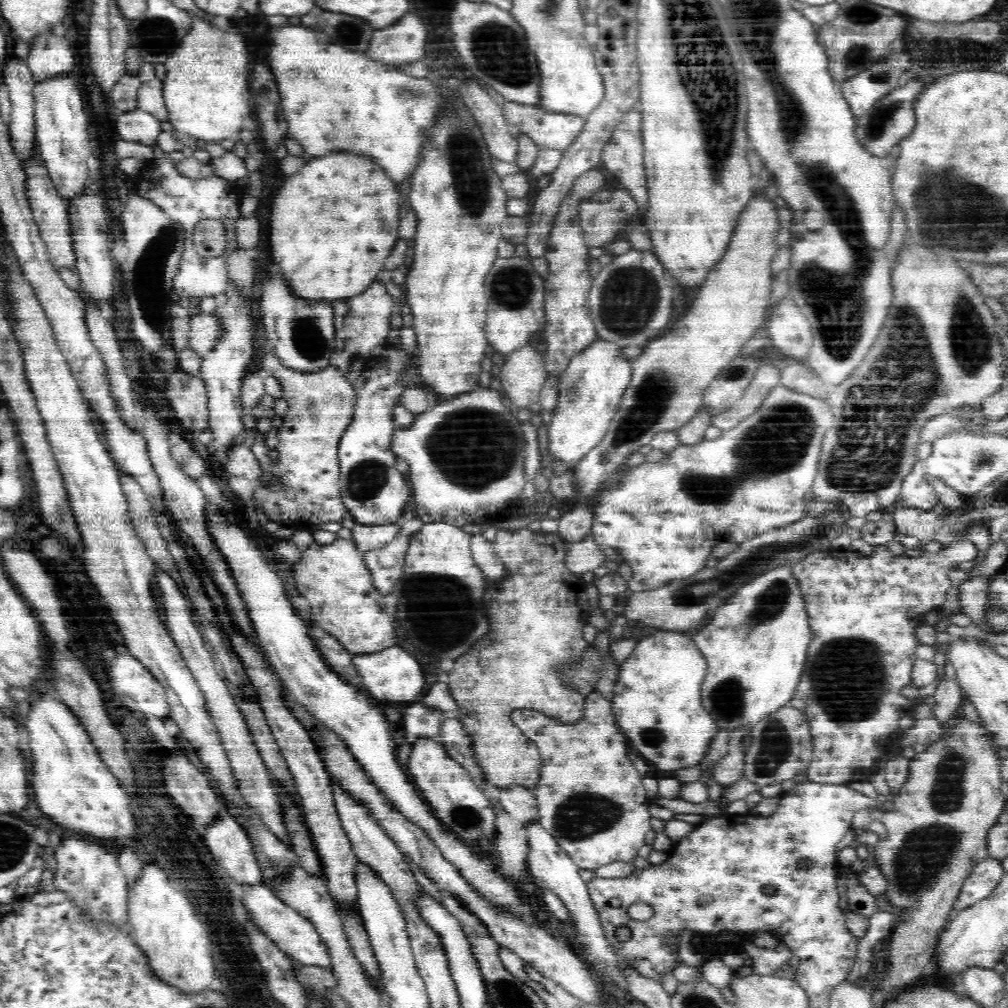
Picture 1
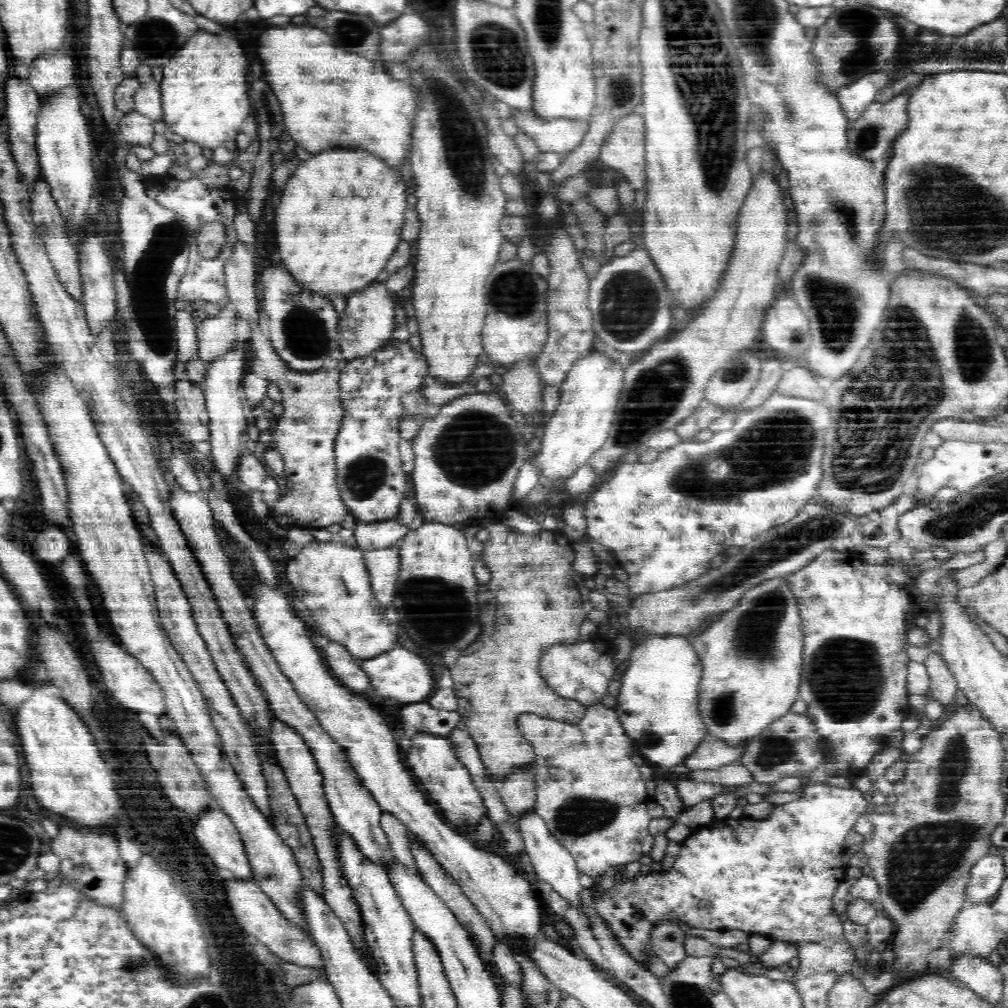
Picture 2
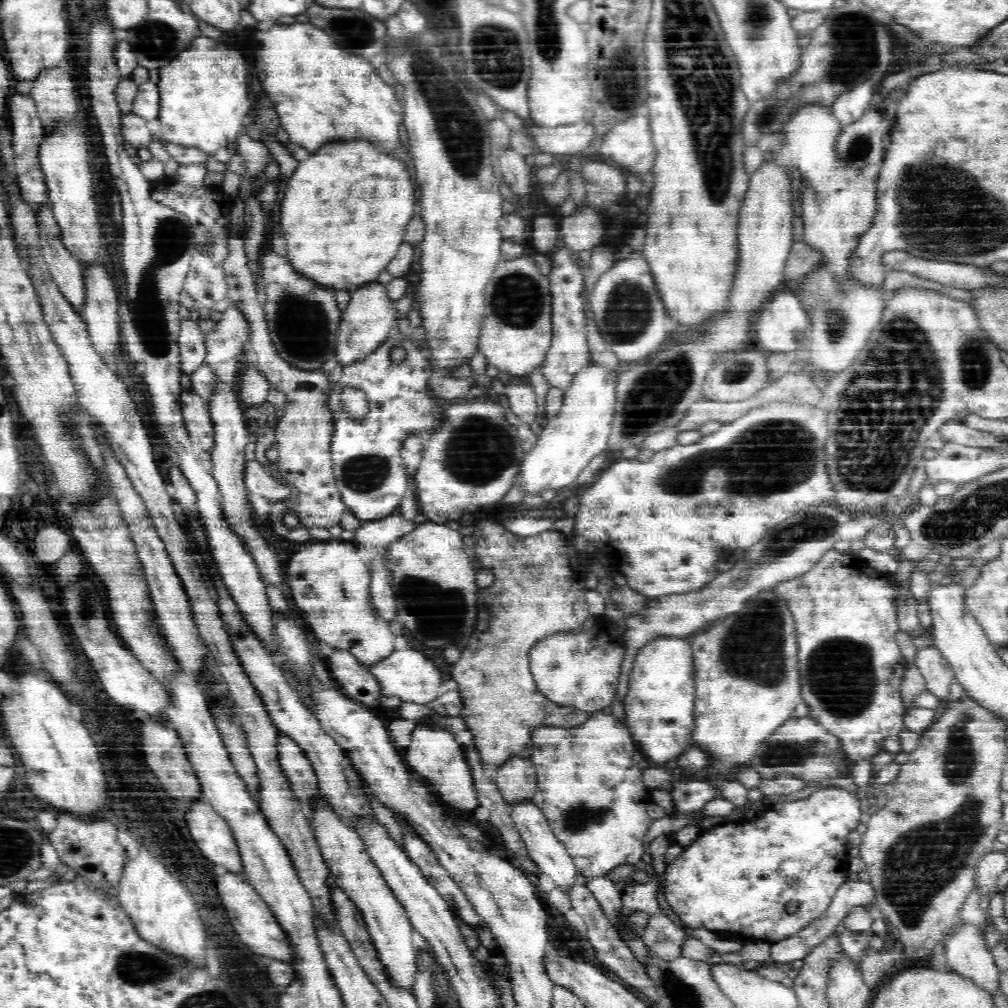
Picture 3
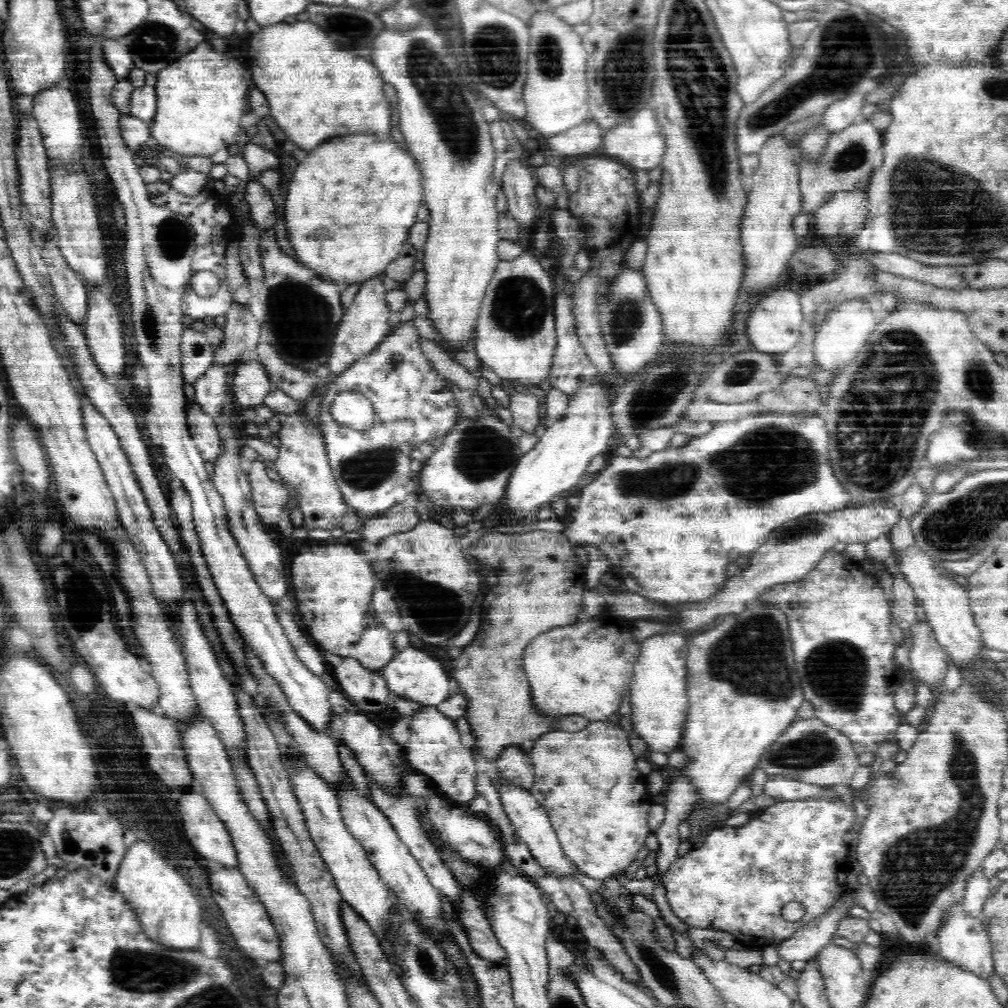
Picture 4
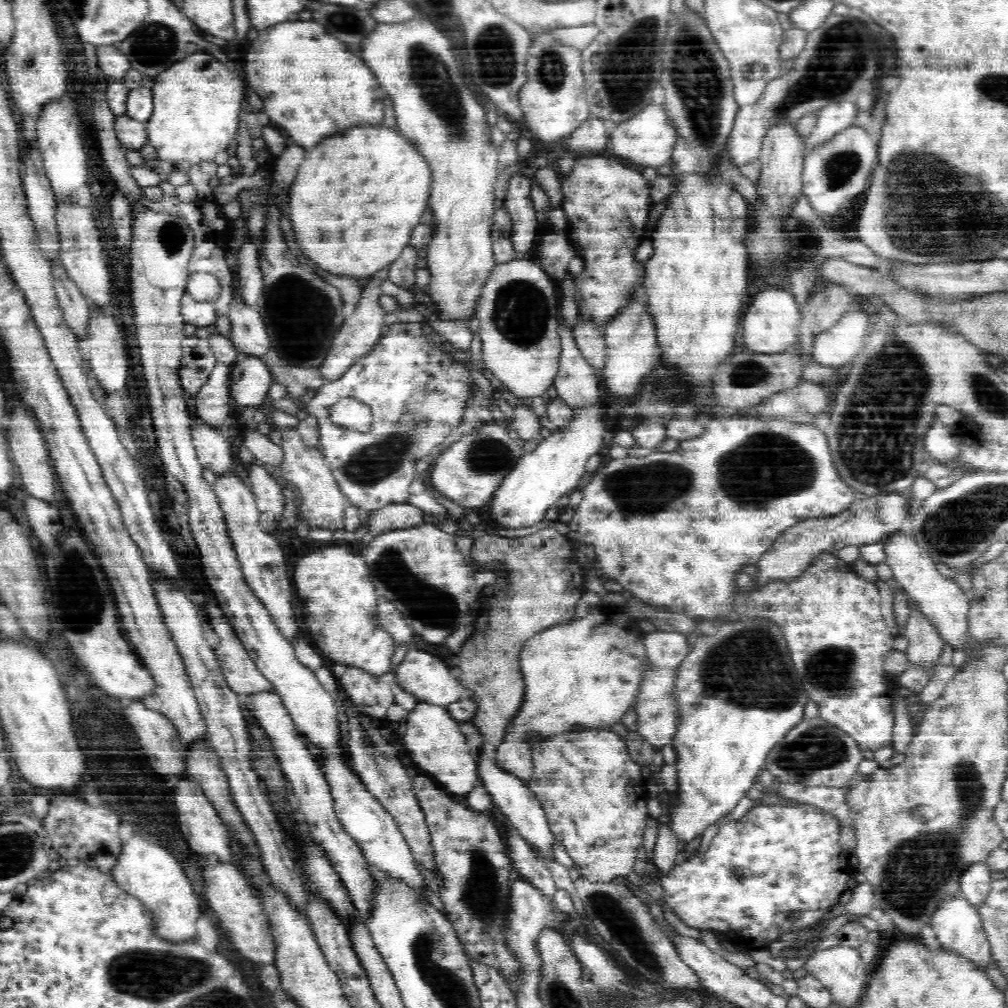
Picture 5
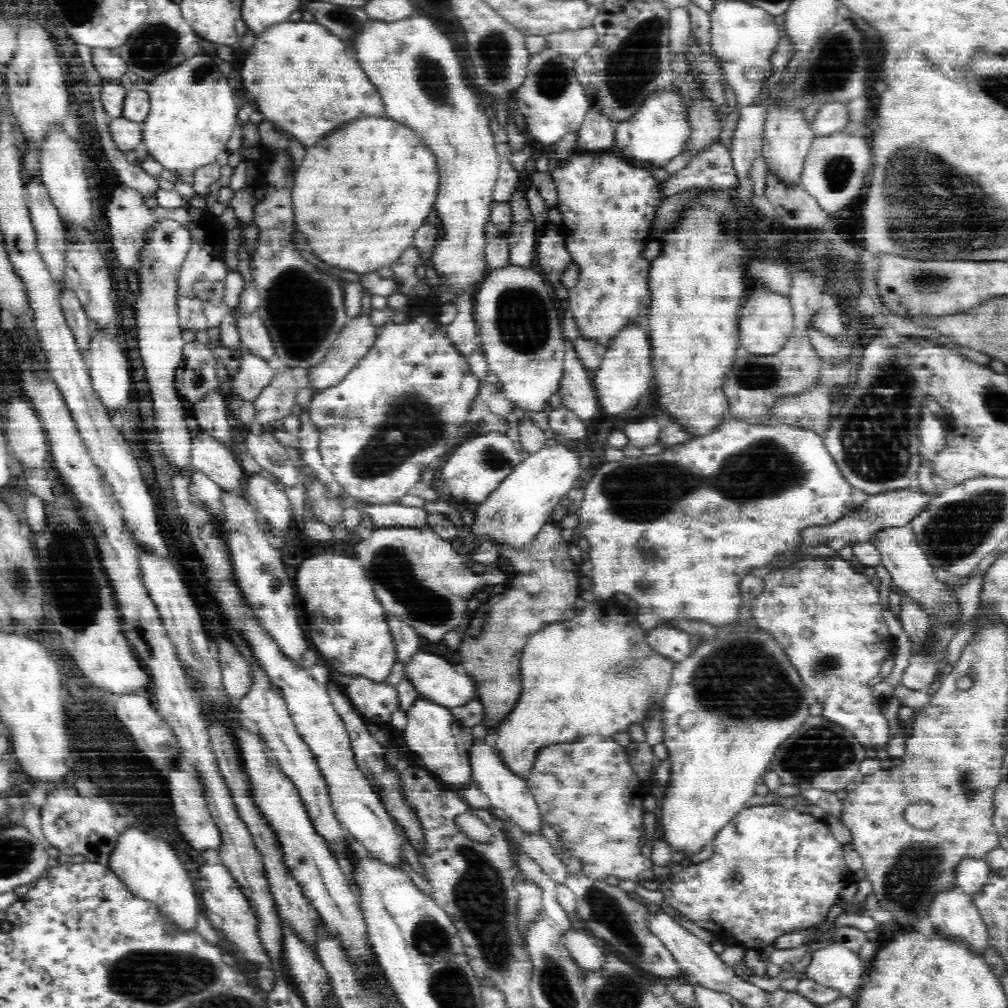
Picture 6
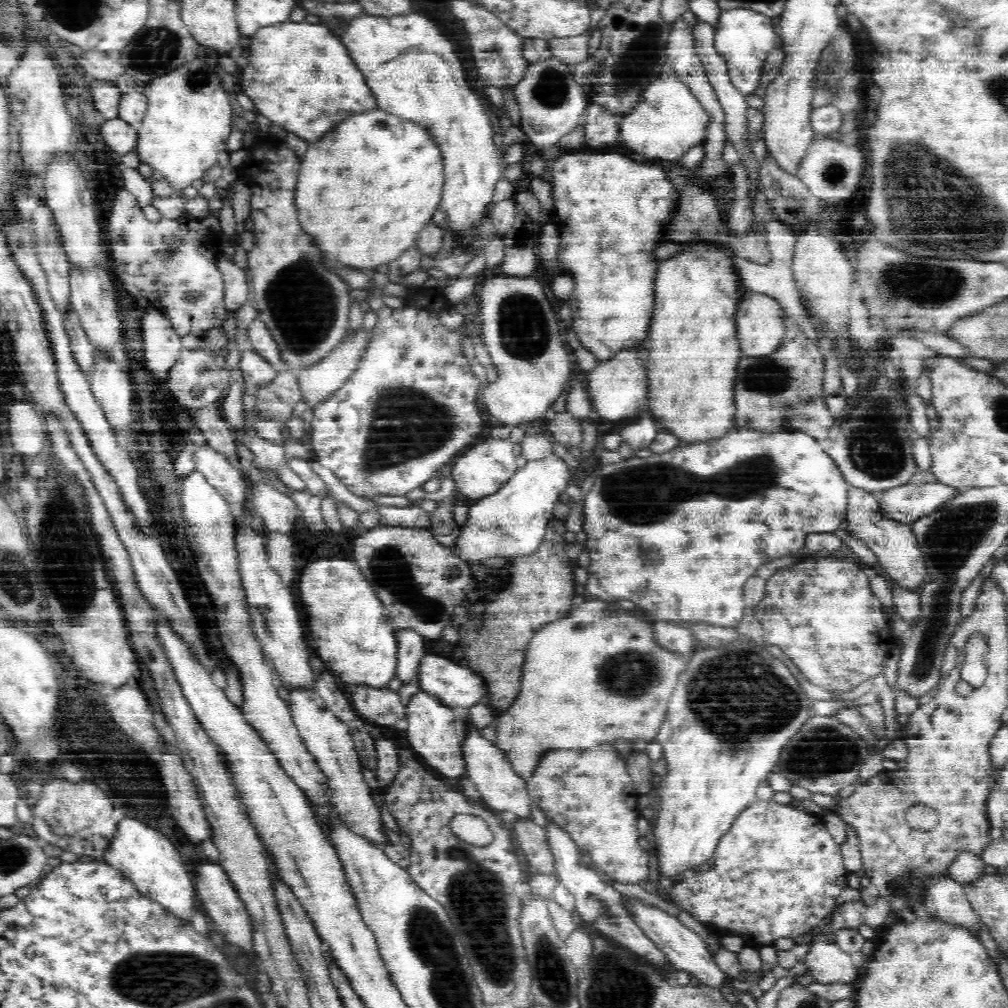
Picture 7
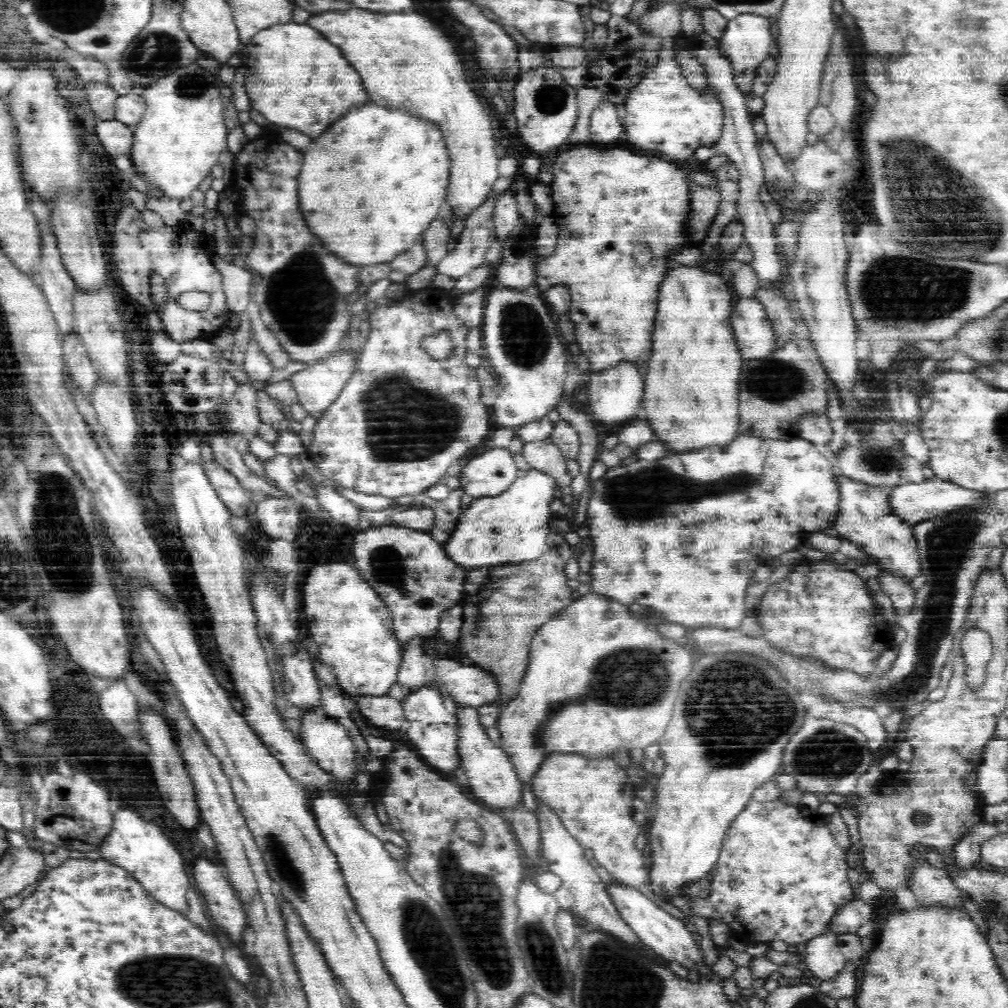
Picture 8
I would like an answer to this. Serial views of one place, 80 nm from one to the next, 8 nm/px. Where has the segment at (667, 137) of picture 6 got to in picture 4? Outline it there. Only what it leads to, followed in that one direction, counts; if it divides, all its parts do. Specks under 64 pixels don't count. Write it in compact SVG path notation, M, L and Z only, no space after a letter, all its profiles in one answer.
M646 106L631 116L630 120L617 124L612 130L606 132L602 136L598 152L606 157L621 158L618 162L628 164L632 170L649 171L658 167L660 160L662 160L662 154L664 154L664 141L660 140L658 123L652 115L651 106Z

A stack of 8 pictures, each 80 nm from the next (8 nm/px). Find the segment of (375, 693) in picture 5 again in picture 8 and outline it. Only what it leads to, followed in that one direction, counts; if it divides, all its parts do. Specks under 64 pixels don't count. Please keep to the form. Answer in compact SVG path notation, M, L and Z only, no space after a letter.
M384 694L356 695L357 713L360 714L371 726L387 730L399 730L405 721L402 700Z

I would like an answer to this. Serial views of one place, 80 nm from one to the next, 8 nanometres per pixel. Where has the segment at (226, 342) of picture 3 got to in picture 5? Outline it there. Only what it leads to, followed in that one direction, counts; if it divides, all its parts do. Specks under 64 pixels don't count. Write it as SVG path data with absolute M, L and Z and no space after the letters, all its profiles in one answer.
M242 300L232 302L228 314L230 335L234 351L247 356L262 357L268 350L268 336L261 313Z

